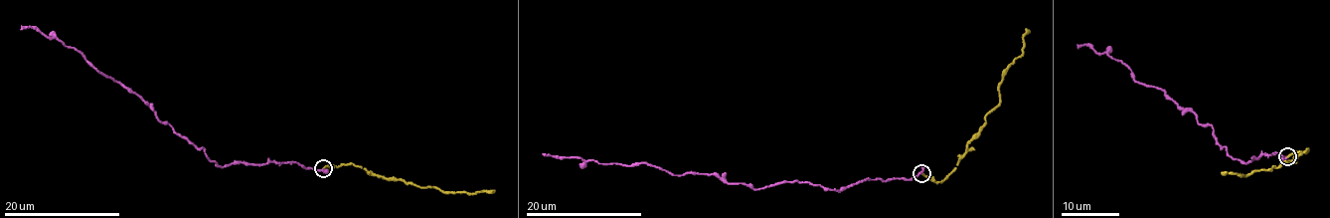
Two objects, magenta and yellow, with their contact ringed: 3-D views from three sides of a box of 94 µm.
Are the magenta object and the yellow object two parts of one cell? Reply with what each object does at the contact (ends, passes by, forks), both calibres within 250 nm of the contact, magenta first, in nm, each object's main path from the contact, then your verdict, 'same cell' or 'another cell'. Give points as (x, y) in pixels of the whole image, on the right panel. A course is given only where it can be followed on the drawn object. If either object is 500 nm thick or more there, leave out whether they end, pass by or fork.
magenta passes by | yellow ends | 170/150 nm | magenta via (1287, 157), (1232, 158), (1210, 124), (1162, 90), (1135, 81), (1105, 53), (1077, 48) | yellow via (1287, 156), (1308, 150), (1270, 170), (1252, 171), (1240, 176), (1223, 172) | same cell

